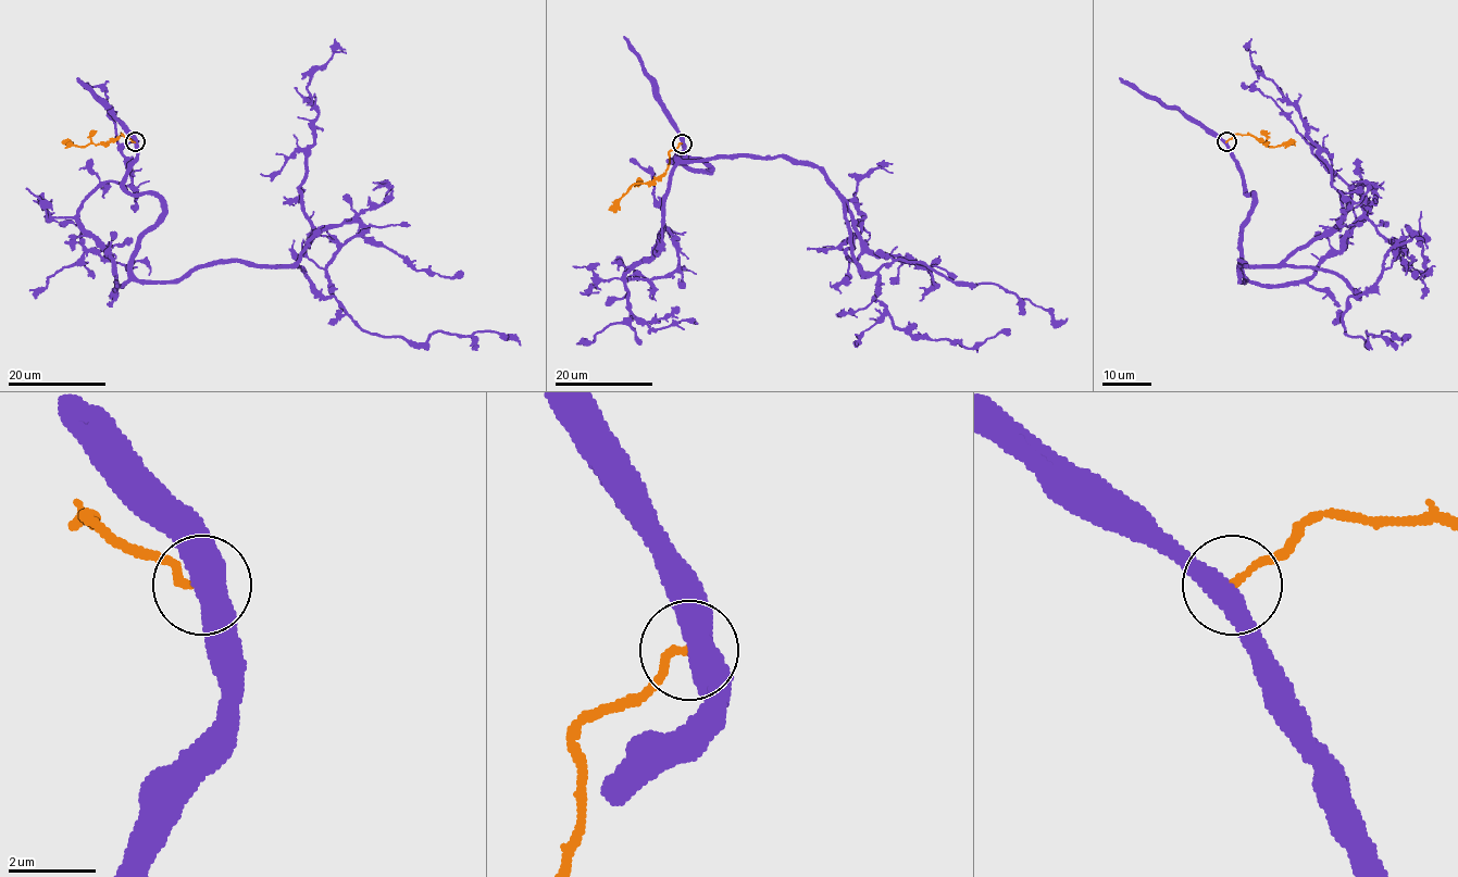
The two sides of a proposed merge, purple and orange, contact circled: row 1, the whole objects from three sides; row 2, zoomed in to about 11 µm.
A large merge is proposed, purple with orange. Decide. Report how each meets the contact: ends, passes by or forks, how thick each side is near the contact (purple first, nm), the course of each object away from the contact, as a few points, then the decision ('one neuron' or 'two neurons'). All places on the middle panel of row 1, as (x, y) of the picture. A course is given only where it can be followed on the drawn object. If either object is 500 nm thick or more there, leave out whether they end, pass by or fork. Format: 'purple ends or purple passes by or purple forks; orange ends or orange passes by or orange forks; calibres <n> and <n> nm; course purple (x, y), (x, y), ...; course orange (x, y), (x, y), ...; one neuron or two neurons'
purple passes by; orange ends; calibres 480 and 180 nm; course purple (681, 143), (671, 161), (701, 168), (678, 158), (813, 163), (864, 272), (924, 262), (1067, 317); course orange (681, 143), (669, 152), (667, 171), (652, 180), (636, 183), (610, 211); two neurons

